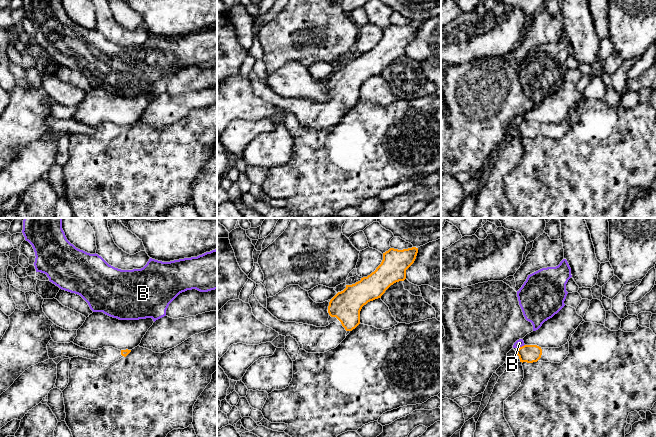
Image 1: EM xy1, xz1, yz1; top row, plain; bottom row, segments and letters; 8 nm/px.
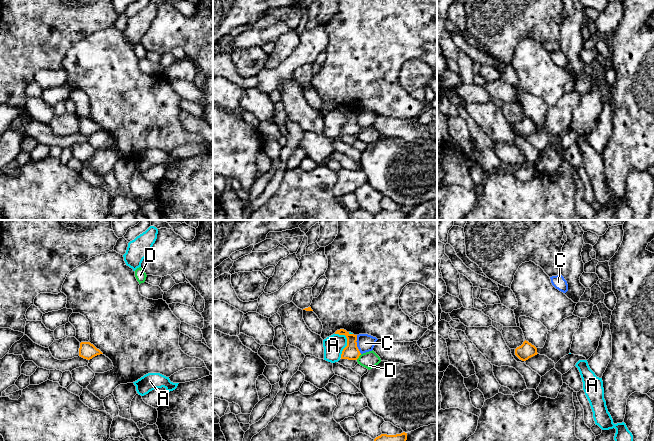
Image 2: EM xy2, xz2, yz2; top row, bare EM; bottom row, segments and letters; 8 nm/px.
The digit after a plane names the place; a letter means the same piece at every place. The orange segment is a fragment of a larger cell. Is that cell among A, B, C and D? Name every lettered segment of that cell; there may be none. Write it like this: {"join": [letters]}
{"join": []}

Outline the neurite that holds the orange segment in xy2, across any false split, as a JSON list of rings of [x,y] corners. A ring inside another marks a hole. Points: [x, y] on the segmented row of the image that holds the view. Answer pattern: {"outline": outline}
{"outline": [[[81,342],[79,348],[79,356],[90,360],[93,357],[103,354],[99,349],[97,349],[93,344],[90,342]]]}

